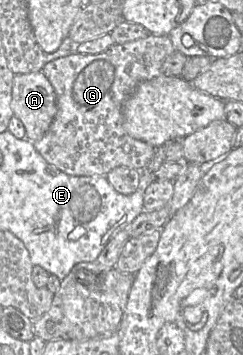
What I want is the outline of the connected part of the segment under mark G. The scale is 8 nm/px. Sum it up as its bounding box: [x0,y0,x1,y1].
[33,34,174,176]

